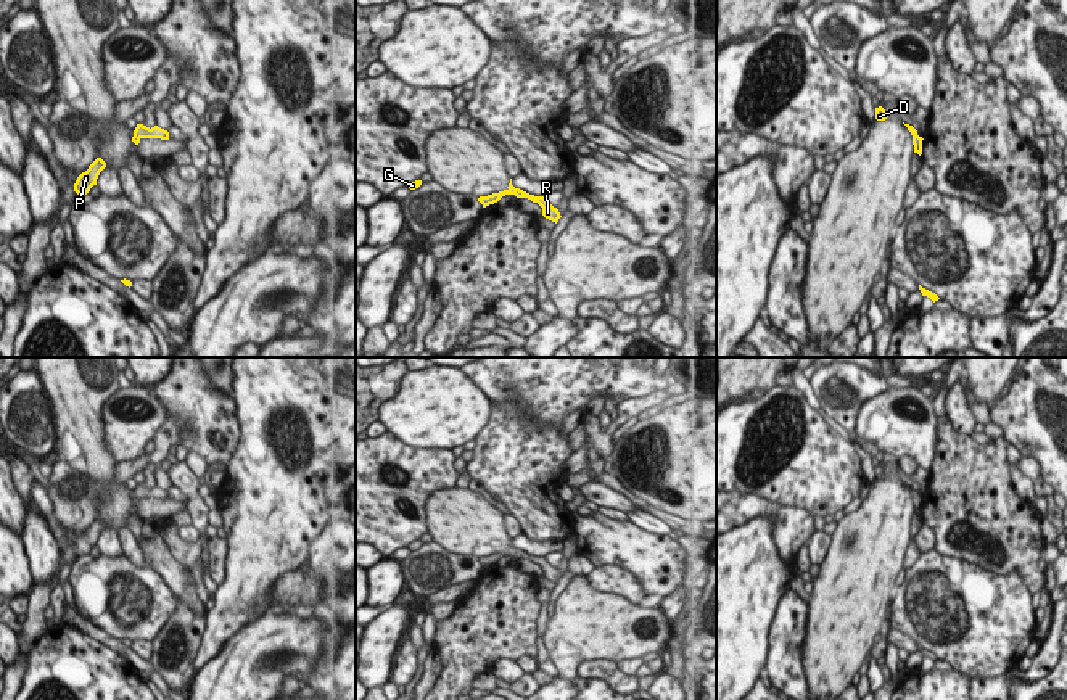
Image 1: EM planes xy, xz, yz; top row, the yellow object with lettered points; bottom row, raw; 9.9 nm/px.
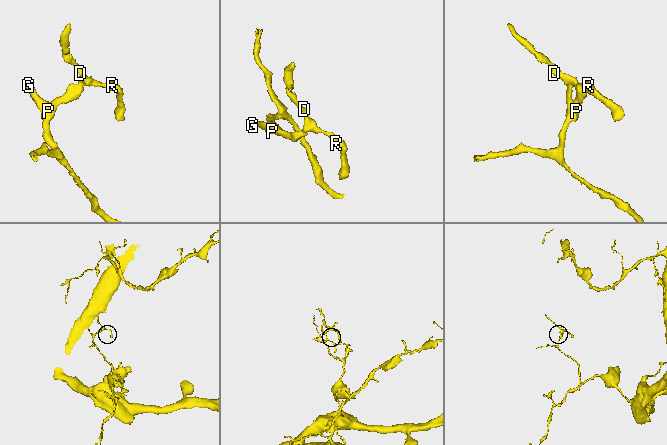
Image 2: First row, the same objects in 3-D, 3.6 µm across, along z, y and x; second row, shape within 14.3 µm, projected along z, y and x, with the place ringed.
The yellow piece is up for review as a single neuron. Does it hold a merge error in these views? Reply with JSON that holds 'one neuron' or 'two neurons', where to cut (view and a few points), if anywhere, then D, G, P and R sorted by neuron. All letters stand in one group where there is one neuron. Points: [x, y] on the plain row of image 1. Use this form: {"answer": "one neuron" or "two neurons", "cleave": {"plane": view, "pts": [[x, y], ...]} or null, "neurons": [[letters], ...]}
{"answer": "one neuron", "cleave": null, "neurons": [["D", "G", "P", "R"]]}

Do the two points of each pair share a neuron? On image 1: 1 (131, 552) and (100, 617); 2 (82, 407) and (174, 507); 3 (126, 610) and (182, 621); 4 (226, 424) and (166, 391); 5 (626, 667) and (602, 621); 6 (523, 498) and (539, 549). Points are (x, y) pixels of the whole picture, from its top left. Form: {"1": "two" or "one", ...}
{"1": "two", "2": "one", "3": "two", "4": "one", "5": "two", "6": "two"}

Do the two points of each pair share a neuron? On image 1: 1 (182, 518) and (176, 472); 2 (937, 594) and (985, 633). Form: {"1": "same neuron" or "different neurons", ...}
{"1": "different neurons", "2": "same neuron"}

